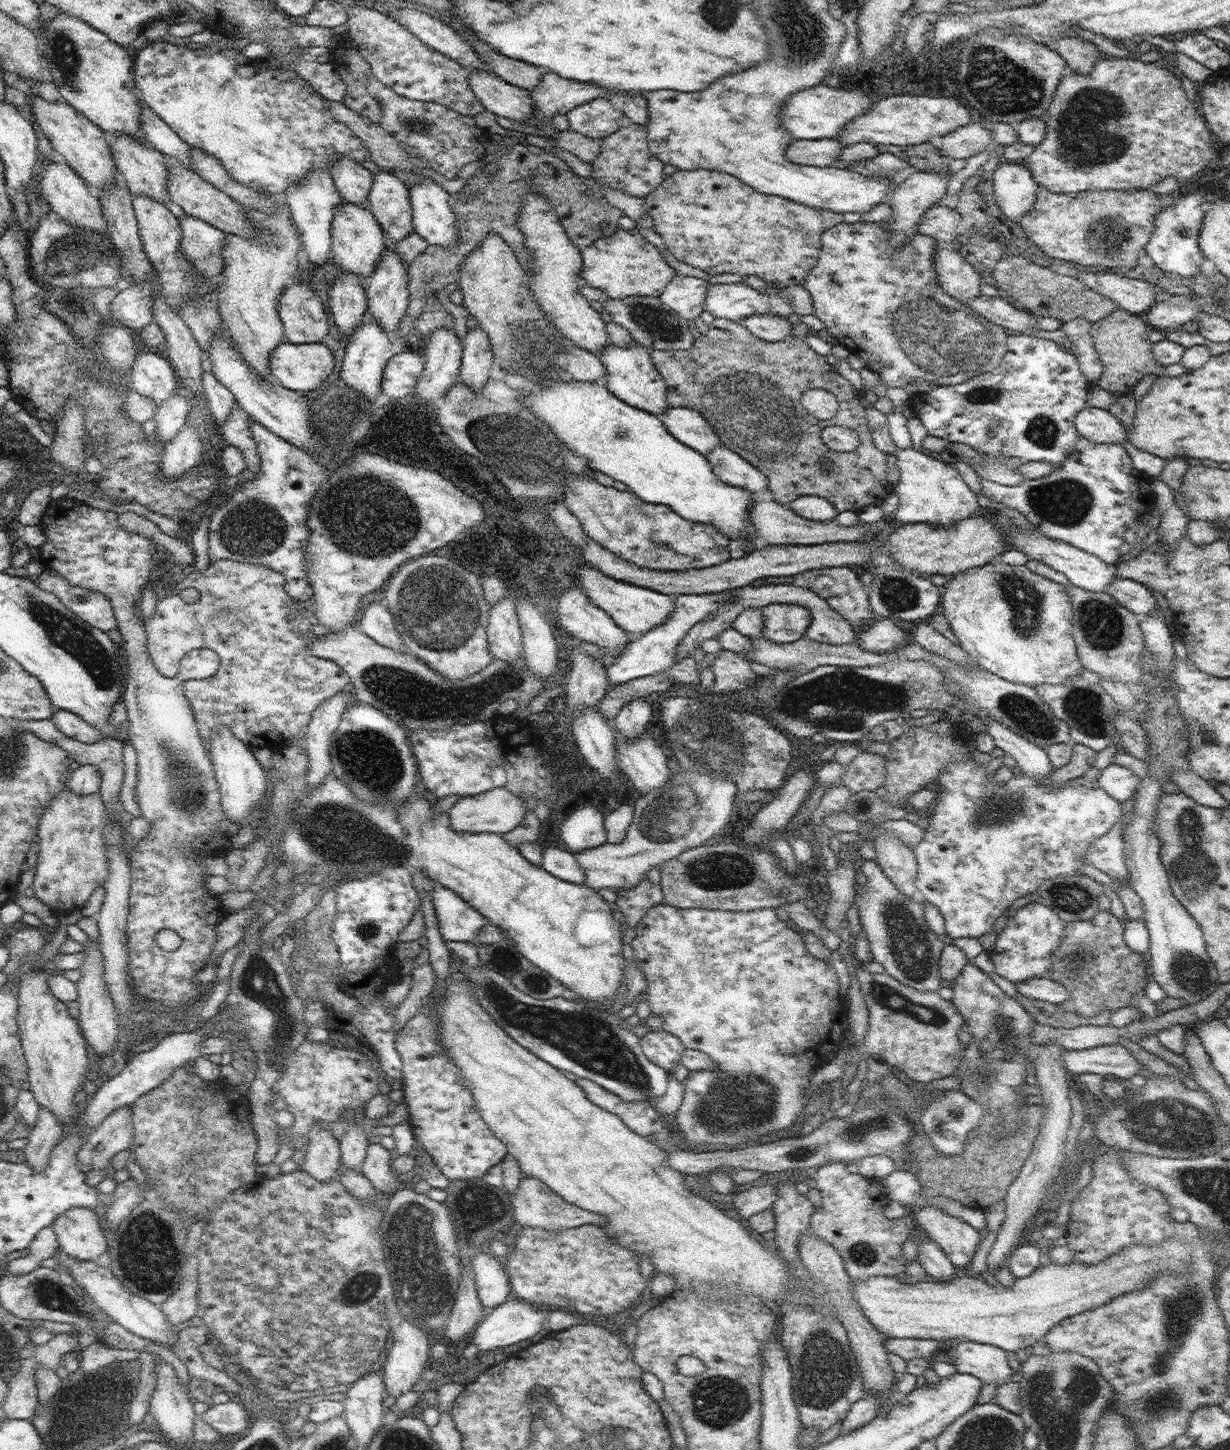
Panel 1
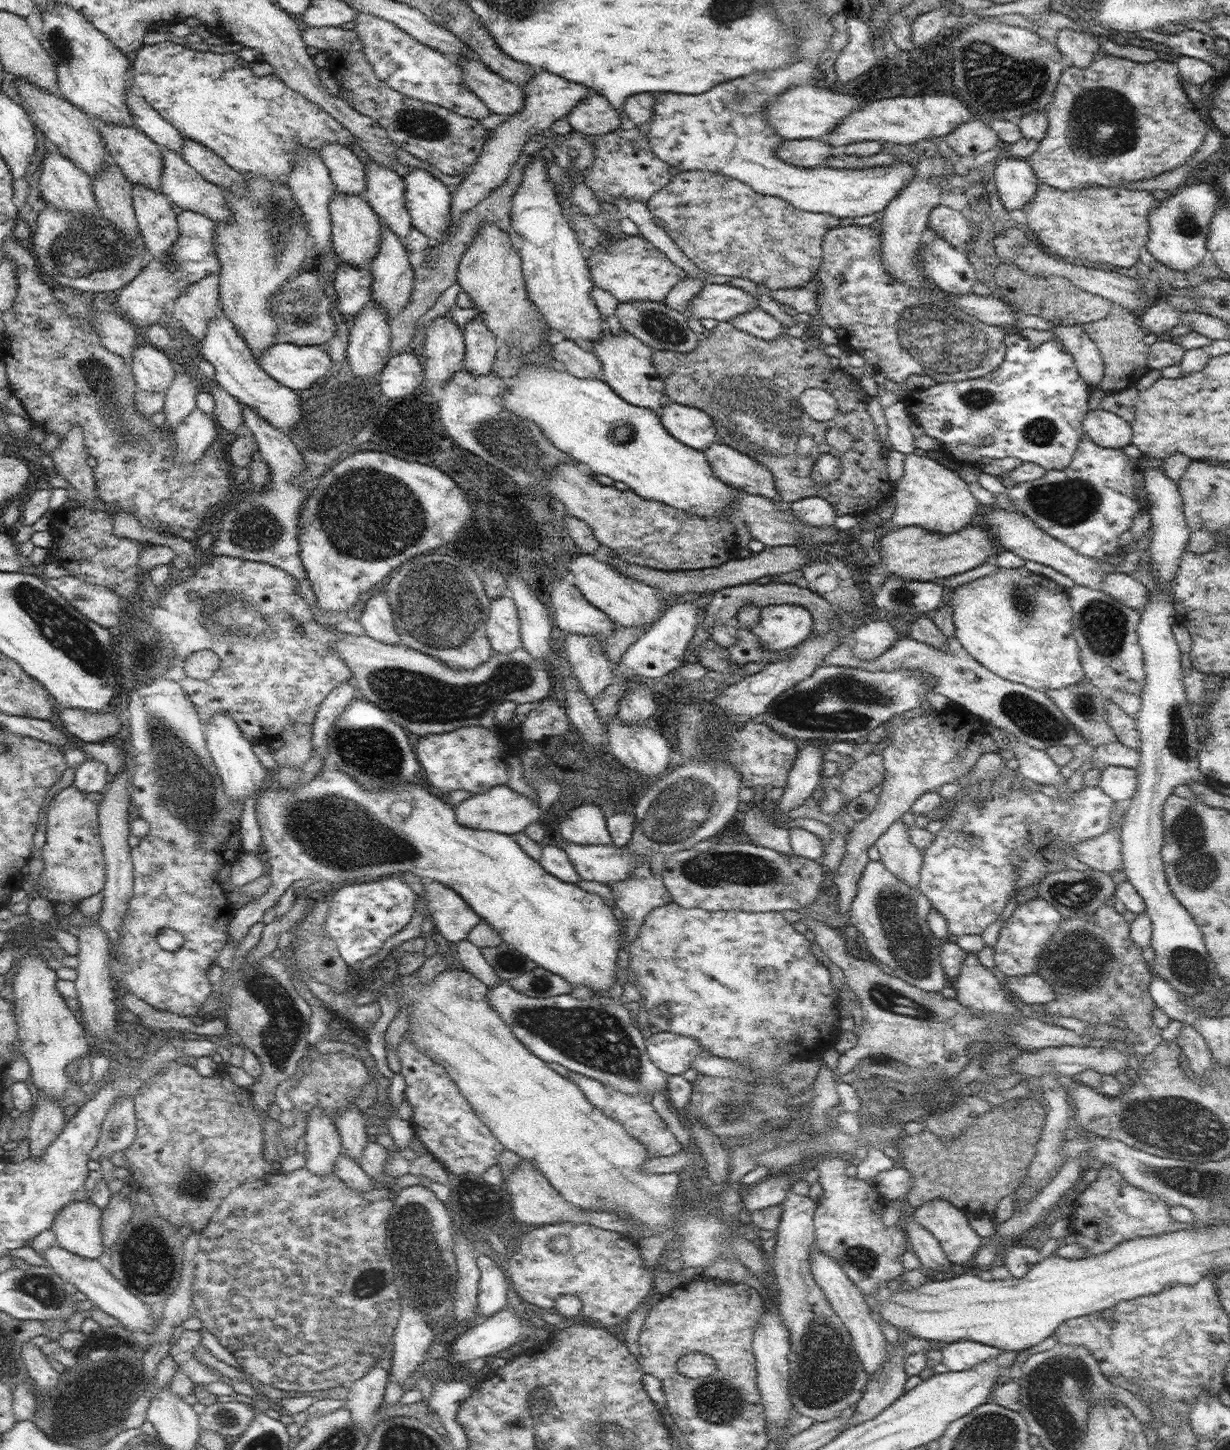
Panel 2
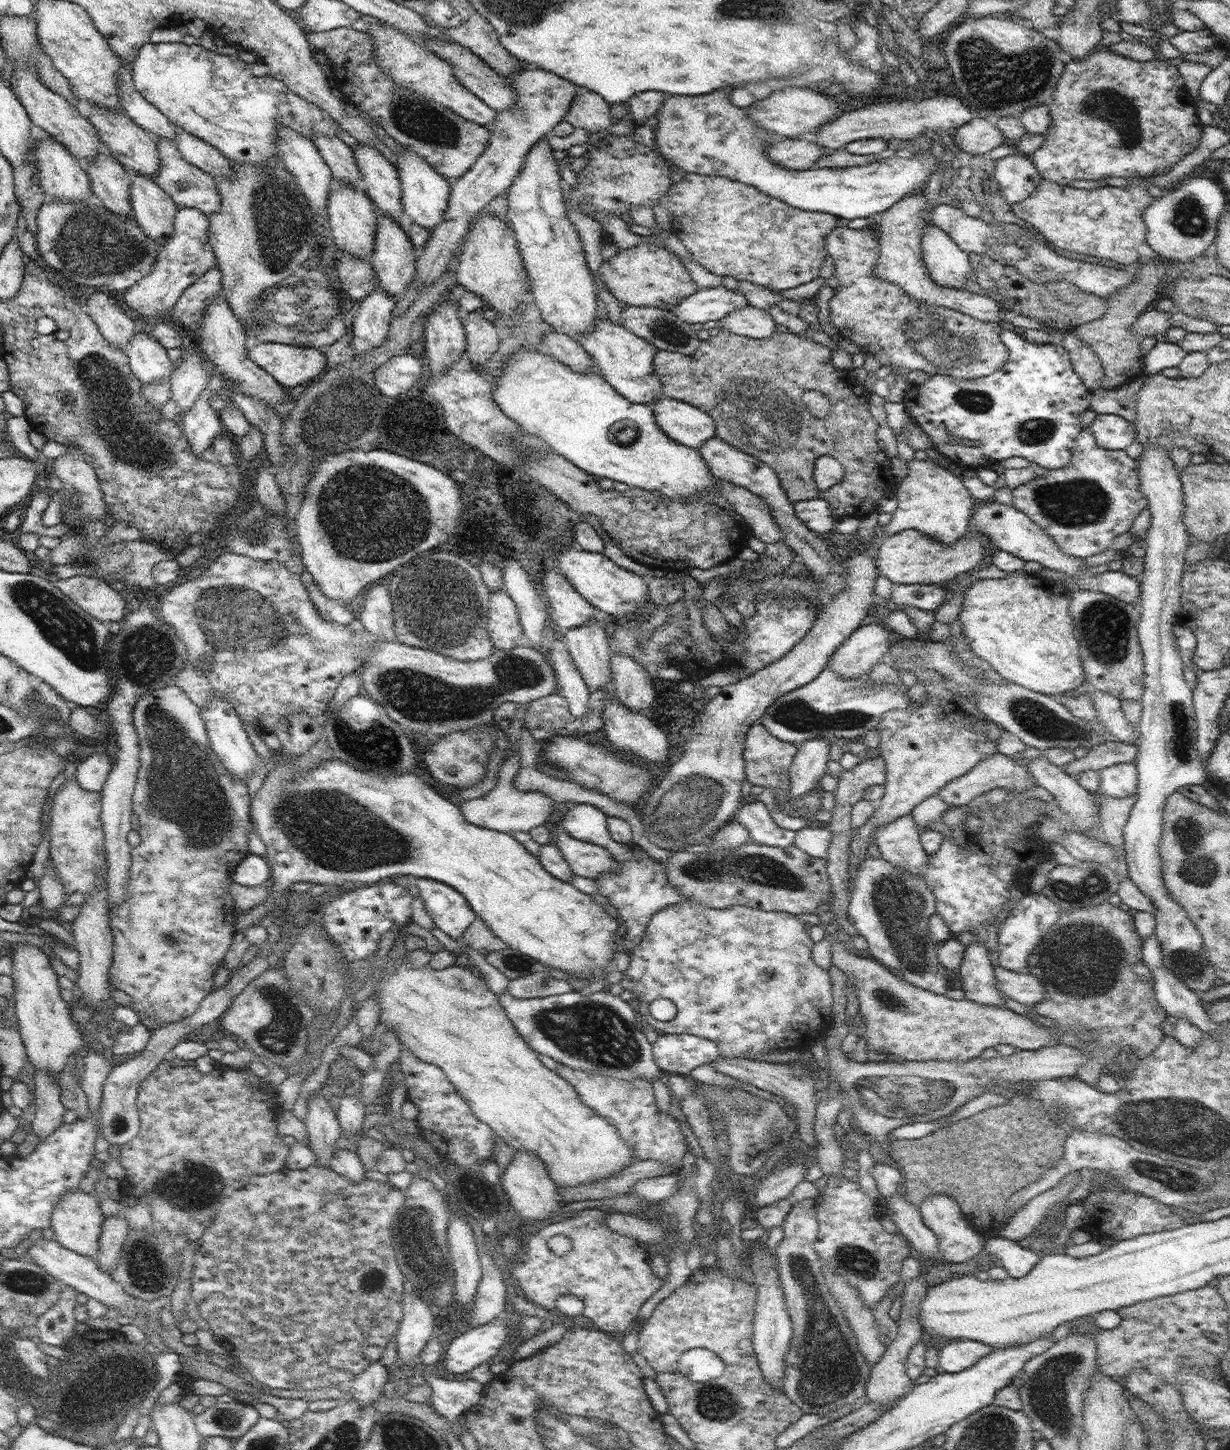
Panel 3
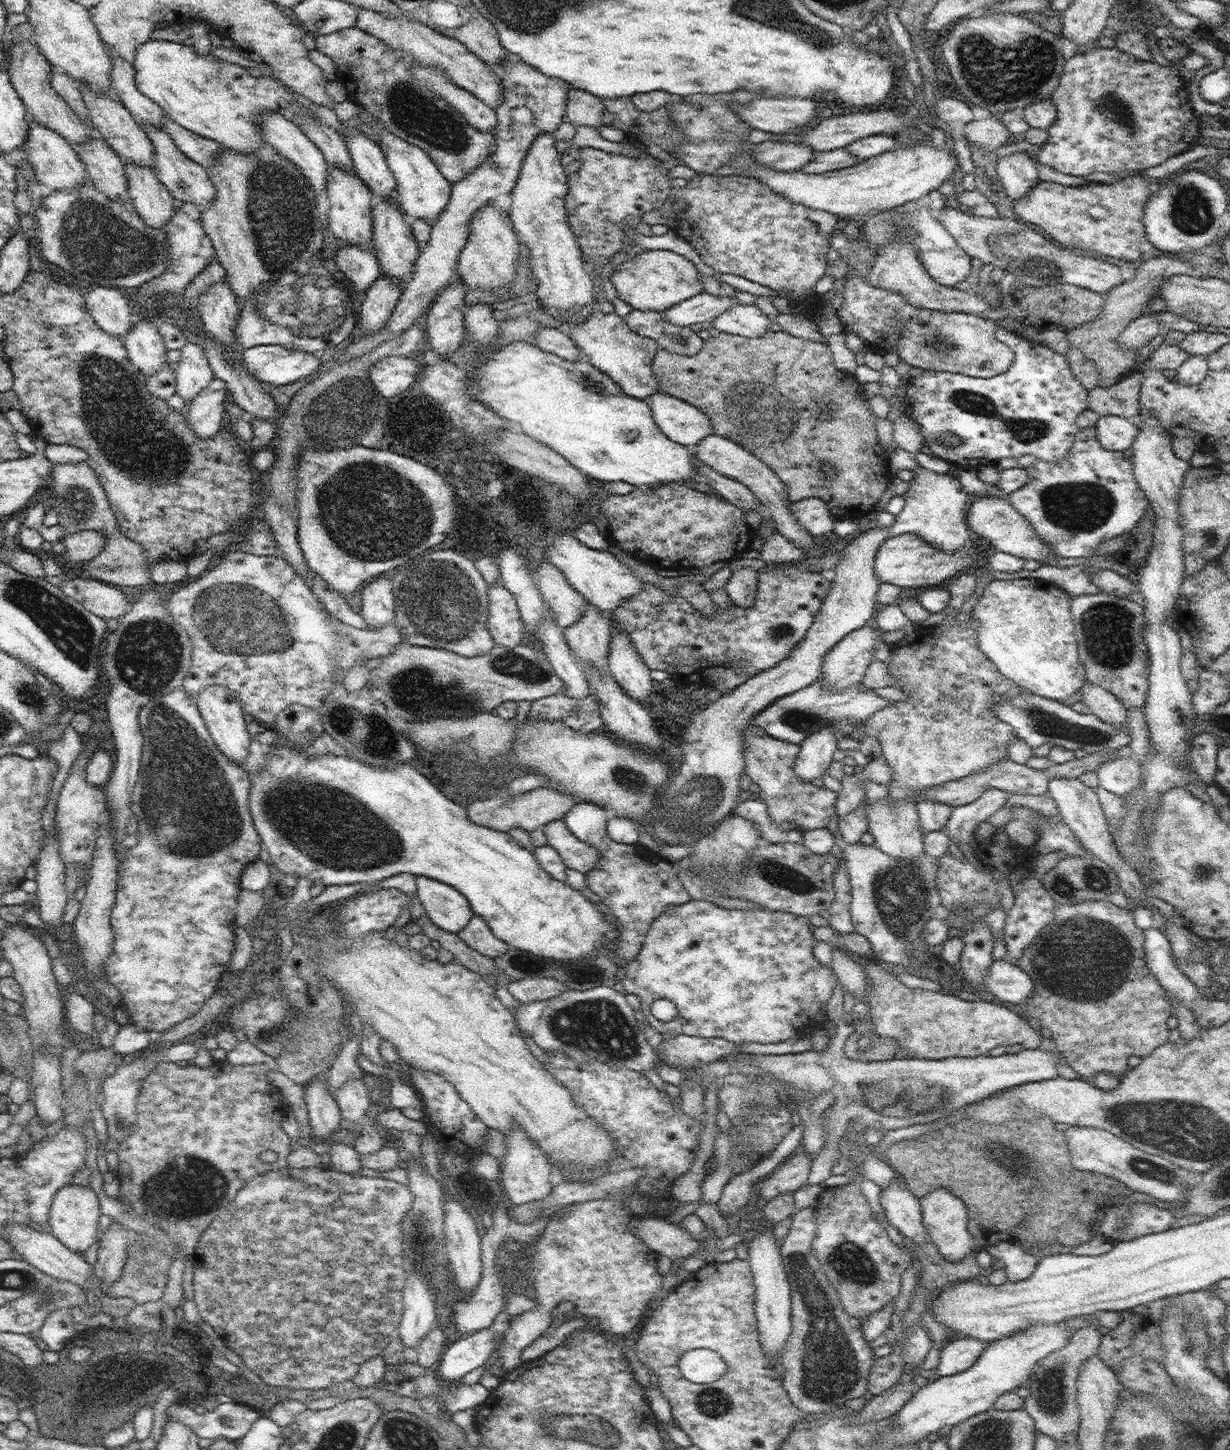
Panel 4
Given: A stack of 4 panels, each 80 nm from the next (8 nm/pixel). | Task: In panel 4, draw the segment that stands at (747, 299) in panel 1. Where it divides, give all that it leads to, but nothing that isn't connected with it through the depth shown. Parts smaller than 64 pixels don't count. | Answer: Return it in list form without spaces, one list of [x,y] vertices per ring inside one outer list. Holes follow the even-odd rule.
[[[704,292],[671,306],[662,313],[672,324],[689,326],[696,322],[711,322],[736,303],[738,300],[734,296],[716,296]]]

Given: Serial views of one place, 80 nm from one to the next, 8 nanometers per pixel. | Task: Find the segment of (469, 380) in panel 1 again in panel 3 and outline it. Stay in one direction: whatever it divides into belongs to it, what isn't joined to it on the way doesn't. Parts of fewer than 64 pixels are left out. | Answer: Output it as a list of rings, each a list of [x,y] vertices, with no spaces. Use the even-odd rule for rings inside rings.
[[[483,309],[463,314],[463,327],[467,336],[466,356],[474,364],[484,364],[498,350],[503,333],[484,318]]]

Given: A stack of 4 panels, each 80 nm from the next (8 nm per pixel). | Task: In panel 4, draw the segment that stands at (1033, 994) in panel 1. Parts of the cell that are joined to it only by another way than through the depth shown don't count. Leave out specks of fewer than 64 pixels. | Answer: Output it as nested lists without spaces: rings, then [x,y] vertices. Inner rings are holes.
[[[1006,959],[991,964],[985,985],[995,1001],[1014,1008],[1022,1007],[1034,992],[1028,973]]]

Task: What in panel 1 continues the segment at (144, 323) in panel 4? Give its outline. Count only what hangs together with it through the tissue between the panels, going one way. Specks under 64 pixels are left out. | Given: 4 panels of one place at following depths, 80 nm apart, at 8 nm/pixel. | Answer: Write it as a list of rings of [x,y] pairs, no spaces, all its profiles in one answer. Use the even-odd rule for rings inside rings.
[[[156,350],[138,354],[128,376],[130,389],[151,398],[157,406],[175,392],[178,384],[172,363]]]

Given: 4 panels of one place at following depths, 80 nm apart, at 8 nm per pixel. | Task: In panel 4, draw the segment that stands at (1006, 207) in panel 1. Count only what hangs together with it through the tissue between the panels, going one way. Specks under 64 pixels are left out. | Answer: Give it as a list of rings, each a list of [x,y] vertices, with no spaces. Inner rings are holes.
[[[1016,152],[999,158],[996,164],[998,180],[1010,200],[1016,201],[1040,182],[1038,162],[1032,154]]]

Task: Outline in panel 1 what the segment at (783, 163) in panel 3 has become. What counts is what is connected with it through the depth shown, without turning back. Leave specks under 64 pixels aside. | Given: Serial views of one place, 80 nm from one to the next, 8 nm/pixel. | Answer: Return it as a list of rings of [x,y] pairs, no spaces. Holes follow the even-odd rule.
[[[837,138],[795,139],[786,148],[786,158],[798,165],[831,167],[838,164],[843,148]]]

